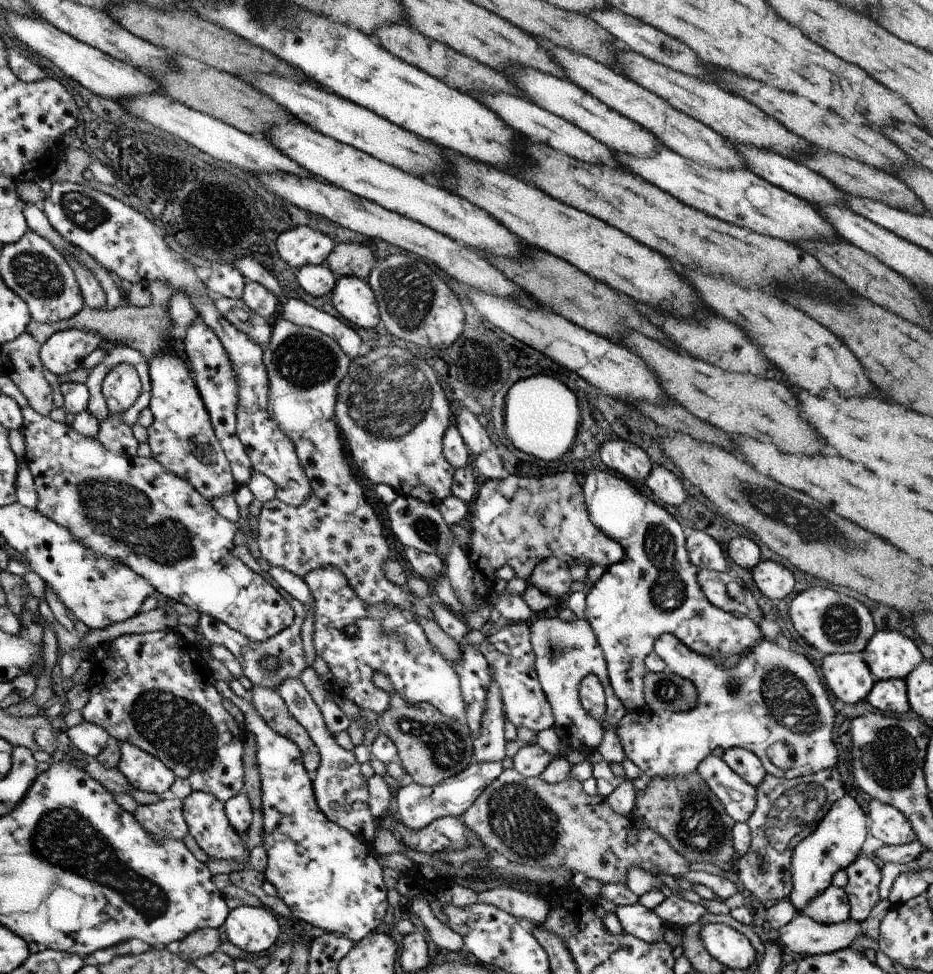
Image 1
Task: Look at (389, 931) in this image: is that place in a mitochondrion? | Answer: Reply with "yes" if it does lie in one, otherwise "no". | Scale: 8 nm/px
no

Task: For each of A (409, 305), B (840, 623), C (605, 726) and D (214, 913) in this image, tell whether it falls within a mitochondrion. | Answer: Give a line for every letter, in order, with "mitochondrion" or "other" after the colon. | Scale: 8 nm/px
A: mitochondrion
B: mitochondrion
C: other
D: other

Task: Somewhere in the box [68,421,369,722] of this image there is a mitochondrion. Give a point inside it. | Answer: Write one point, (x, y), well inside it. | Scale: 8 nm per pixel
(118, 513)

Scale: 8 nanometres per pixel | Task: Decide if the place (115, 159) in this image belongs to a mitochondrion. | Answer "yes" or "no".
no

